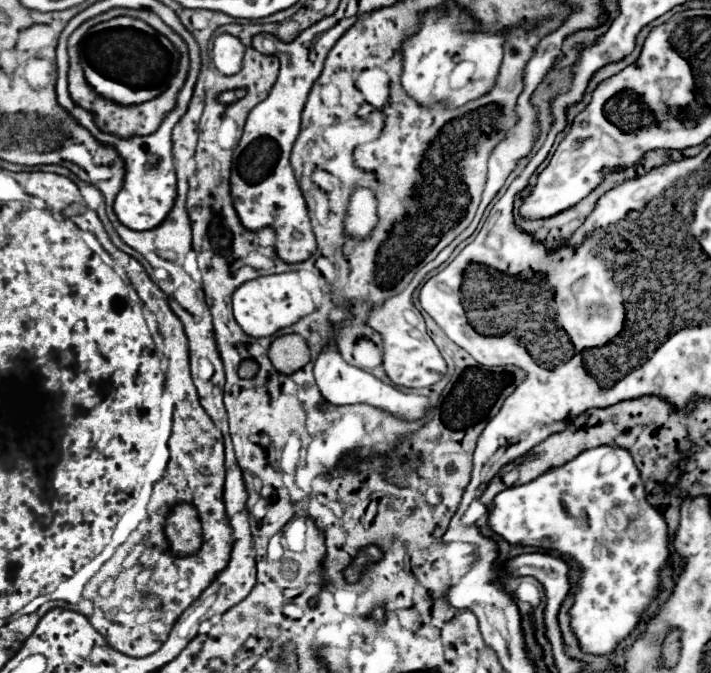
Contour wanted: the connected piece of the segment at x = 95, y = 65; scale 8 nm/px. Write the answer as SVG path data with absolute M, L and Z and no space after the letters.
M119 16L93 26L83 40L83 70L87 82L101 96L119 104L141 104L165 90L177 72L179 52L149 24L137 18Z

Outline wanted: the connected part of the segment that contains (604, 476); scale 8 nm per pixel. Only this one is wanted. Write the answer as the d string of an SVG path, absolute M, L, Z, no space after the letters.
M597 446L591 450L581 452L575 460L567 462L565 466L553 468L545 474L541 474L539 478L535 478L529 484L523 486L511 486L505 488L503 492L499 492L489 508L489 520L487 520L489 528L501 536L503 540L507 540L509 544L521 544L521 546L535 546L535 548L547 548L549 552L557 552L563 558L573 560L579 566L579 582L577 582L577 592L573 598L573 606L569 610L569 618L571 618L571 632L577 636L583 652L587 654L595 654L595 656L611 656L615 652L615 648L619 646L619 642L623 642L625 638L631 636L631 632L637 628L637 624L645 618L649 604L657 598L659 588L661 588L661 570L665 566L669 566L669 558L671 558L671 540L669 540L669 528L667 522L663 520L663 516L647 504L645 500L645 488L639 476L639 470L631 458L631 454L623 448L615 448L615 446Z

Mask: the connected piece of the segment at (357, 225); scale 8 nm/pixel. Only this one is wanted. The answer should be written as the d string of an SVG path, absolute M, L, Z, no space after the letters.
M367 188L355 190L349 202L349 214L345 218L345 234L353 238L365 238L377 224L377 202Z

